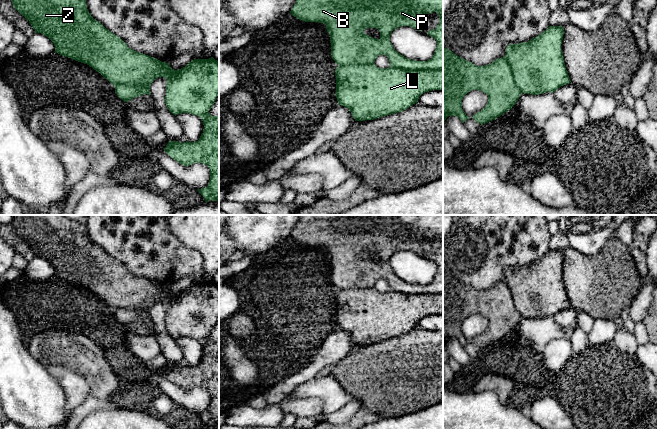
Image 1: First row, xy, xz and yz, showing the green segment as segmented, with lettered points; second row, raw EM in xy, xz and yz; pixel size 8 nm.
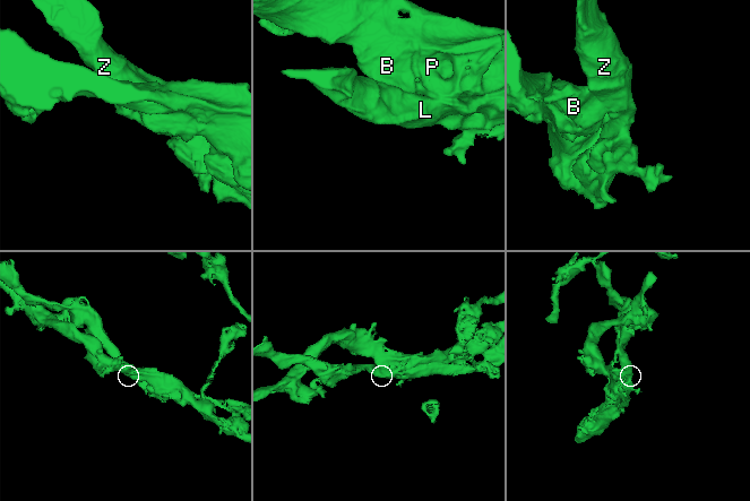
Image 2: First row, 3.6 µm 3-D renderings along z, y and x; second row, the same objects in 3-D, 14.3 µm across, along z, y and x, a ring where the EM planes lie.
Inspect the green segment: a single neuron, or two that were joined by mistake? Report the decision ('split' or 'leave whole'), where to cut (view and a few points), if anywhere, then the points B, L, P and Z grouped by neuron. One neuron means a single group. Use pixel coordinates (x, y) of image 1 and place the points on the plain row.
split; cut xz (390, 289), (396, 292), (411, 294), (442, 293); groups B P / L Z

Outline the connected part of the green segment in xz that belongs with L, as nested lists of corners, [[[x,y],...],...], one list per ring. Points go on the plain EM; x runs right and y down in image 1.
[[[375,288],[338,289],[335,293],[336,322],[338,329],[348,332],[355,345],[374,344],[379,341],[402,336],[418,326],[419,321],[432,314],[443,314],[443,293],[435,295],[414,295],[402,292],[379,292]]]

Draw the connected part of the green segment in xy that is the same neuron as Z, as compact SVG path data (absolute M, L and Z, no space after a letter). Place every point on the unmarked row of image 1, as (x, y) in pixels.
M13 215L11 225L15 234L29 245L35 257L41 257L53 266L55 277L89 289L112 309L125 308L148 310L150 312L151 307L157 301L163 301L168 304L178 295L172 293L169 287L129 272L120 261L106 253L91 240L84 221L71 220L64 215Z

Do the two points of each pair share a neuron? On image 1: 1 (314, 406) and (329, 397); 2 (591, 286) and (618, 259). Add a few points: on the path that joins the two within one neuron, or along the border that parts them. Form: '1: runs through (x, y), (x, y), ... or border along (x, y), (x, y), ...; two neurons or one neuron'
1: border along (299, 397), (318, 397), (322, 401), (322, 413); two neurons
2: runs through (598, 279), (611, 266); one neuron

